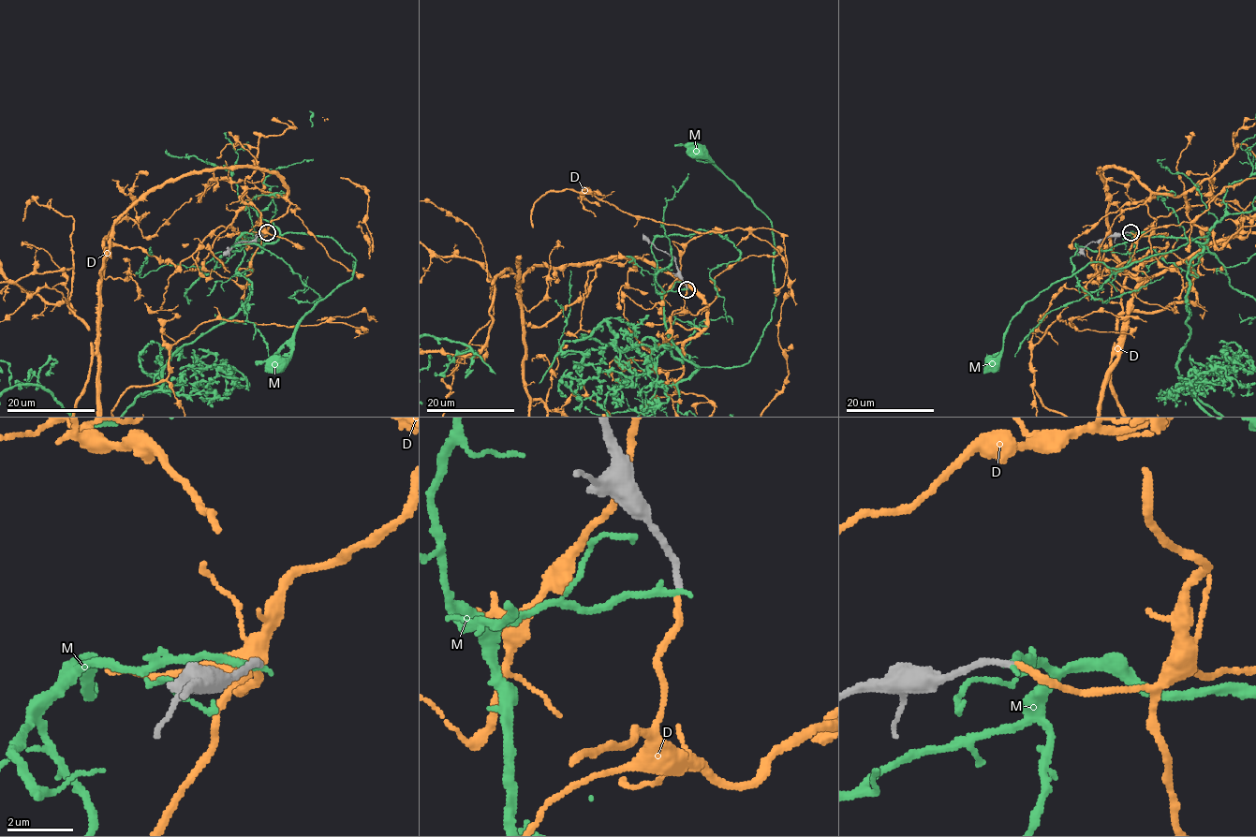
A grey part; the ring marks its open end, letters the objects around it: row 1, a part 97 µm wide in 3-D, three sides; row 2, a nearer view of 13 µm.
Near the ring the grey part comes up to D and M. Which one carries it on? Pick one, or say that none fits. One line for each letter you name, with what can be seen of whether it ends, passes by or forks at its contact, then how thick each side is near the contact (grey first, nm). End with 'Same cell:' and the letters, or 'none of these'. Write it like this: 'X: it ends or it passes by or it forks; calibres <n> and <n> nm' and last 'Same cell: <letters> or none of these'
D: it ends; calibres 200 and 180 nm
Same cell: D

